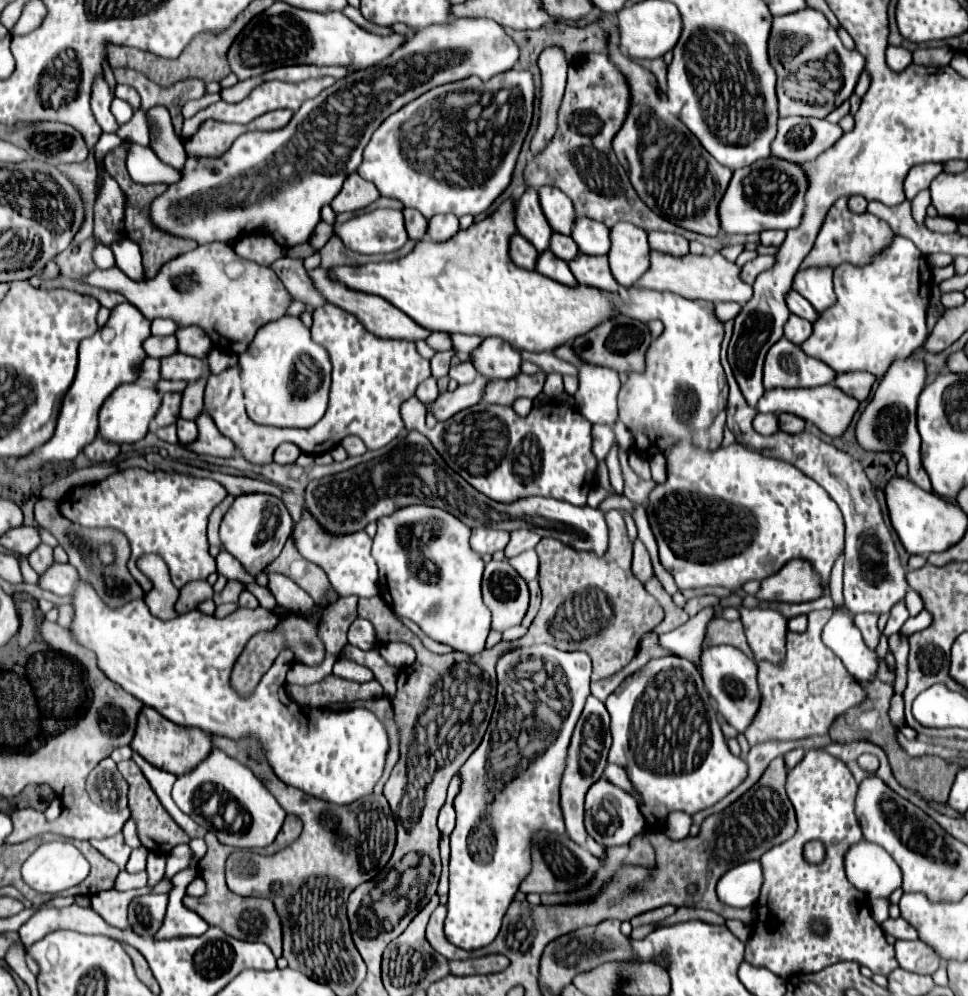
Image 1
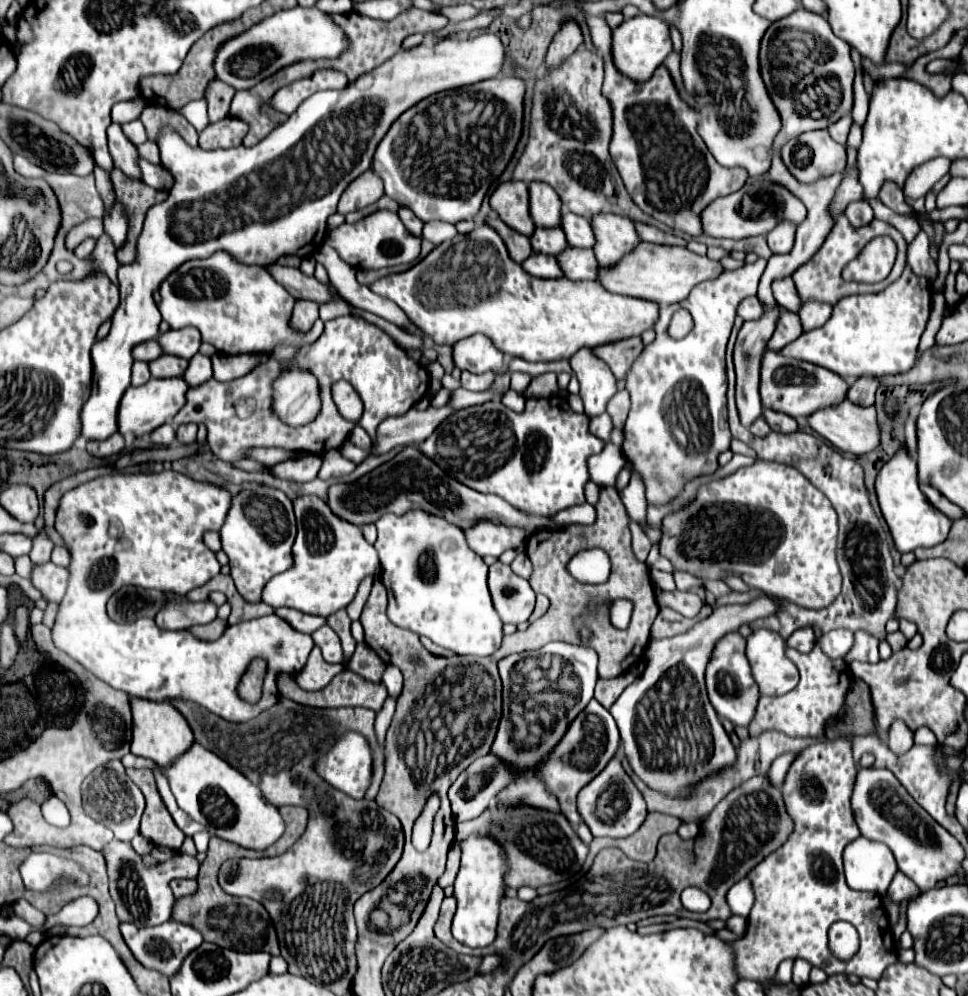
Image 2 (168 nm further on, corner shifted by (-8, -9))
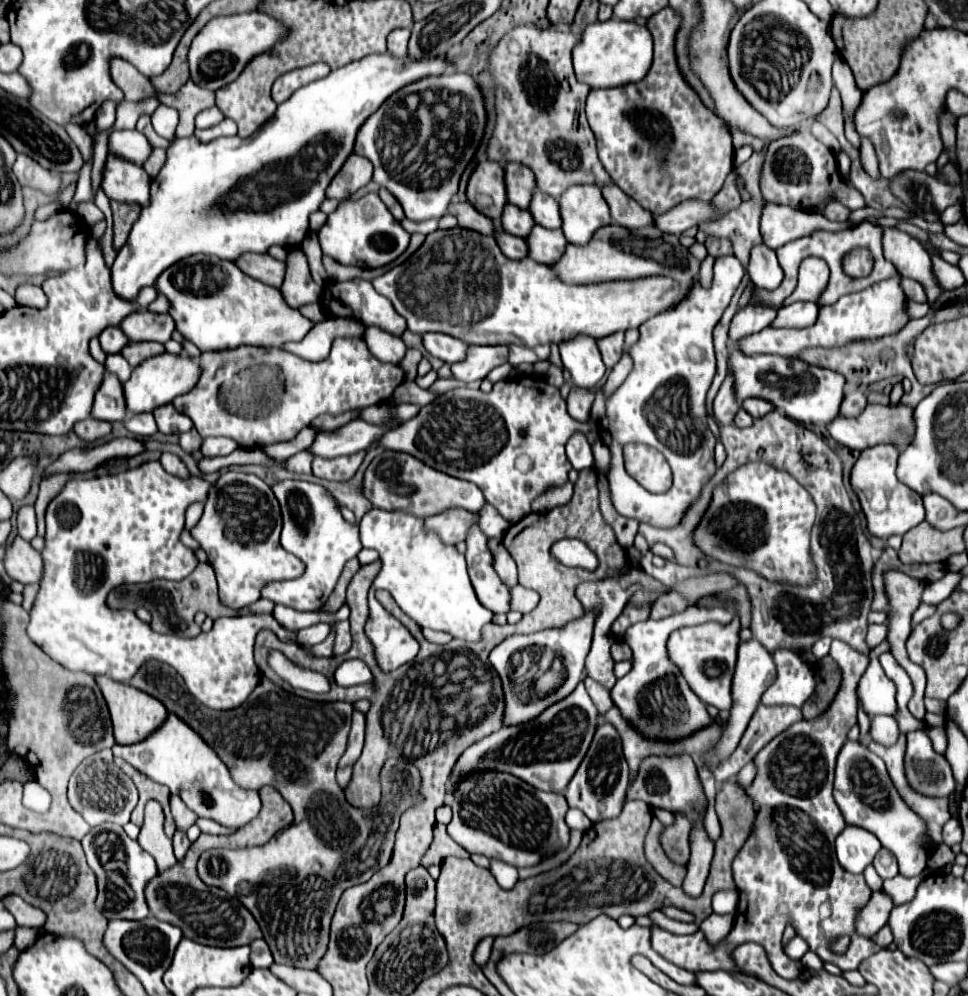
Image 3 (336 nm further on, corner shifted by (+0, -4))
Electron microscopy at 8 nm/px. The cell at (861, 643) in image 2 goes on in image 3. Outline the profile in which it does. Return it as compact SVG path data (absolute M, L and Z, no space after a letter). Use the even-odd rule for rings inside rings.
M832 640L830 656L842 670L842 686L838 688L838 694L826 714L814 720L796 722L772 738L754 758L756 778L746 788L746 794L754 798L758 818L754 820L750 838L732 862L732 874L740 894L734 928L717 946L710 946L701 930L691 935L676 935L656 924L650 926L652 948L680 968L690 972L739 972L730 952L738 944L756 942L766 950L778 976L796 978L796 966L782 950L782 932L788 922L804 936L812 952L816 952L824 962L836 964L842 972L856 970L862 960L880 950L880 946L876 946L870 938L854 932L856 910L868 902L872 890L864 882L862 874L856 876L842 870L834 850L834 838L846 826L832 798L834 764L842 742L846 742L848 730L856 724L858 700L854 690L868 666L868 656L856 652L840 640ZM846 934L852 938L848 950L844 954L832 952L830 942L836 936Z

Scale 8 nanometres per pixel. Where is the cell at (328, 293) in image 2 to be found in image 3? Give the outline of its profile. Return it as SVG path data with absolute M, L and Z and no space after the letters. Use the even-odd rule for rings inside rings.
M242 254L242 258L236 258L236 266L248 276L262 280L264 284L274 288L282 286L284 262L278 262L268 254Z

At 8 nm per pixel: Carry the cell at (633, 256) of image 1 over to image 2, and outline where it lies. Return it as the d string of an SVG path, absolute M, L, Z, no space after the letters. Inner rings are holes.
M596 215L592 229L596 235L594 255L604 269L614 267L640 243L634 223L622 215Z

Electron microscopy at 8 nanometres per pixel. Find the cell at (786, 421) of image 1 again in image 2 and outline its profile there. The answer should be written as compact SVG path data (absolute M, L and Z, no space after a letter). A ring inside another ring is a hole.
M764 411L764 417L768 421L768 425L772 427L772 431L776 433L794 433L798 431L798 421L786 413L778 413L778 411Z

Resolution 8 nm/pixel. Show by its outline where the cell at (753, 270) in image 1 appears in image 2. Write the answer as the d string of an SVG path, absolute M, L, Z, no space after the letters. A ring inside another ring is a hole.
M758 259L742 269L724 271L718 279L694 287L682 303L660 307L660 319L654 325L658 337L666 333L676 309L688 309L694 327L684 339L668 339L666 343L666 353L680 359L636 359L626 377L632 407L624 425L622 451L642 475L648 503L668 503L682 491L686 481L714 473L718 455L730 449L732 435L726 427L726 345L736 307L744 297L756 295L764 267L766 259Z

